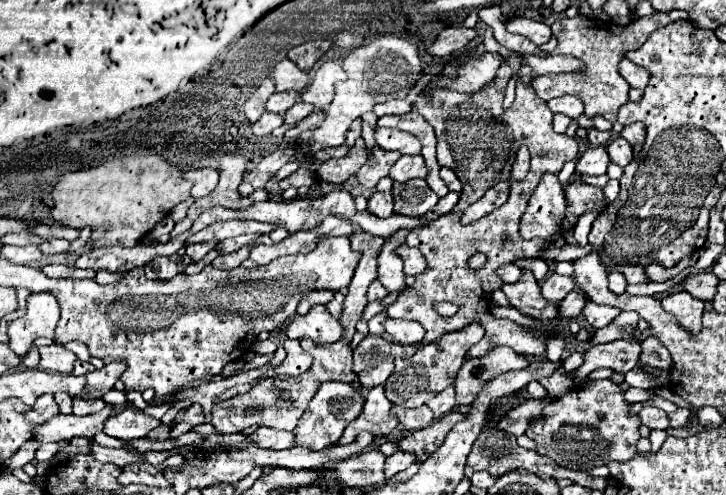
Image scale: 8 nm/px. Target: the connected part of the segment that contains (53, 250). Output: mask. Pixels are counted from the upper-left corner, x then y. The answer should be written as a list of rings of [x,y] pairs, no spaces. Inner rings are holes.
[[[55,239],[43,242],[39,245],[39,249],[45,256],[65,253],[69,248],[70,243],[64,239]]]

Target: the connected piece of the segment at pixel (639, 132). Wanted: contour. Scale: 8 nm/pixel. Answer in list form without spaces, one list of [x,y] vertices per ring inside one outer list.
[[[644,123],[626,125],[624,131],[622,131],[622,137],[632,145],[634,155],[638,155],[640,149],[642,149],[642,145],[644,145],[644,139],[646,139],[646,127],[644,127]]]

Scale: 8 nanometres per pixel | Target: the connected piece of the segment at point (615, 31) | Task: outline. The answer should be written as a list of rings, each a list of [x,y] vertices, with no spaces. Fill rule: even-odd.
[[[670,11],[670,13],[656,13],[656,17],[642,17],[638,21],[632,21],[628,27],[620,27],[616,23],[610,21],[594,21],[594,19],[586,19],[582,15],[576,15],[572,19],[564,17],[560,21],[556,21],[552,25],[552,33],[558,39],[558,47],[554,49],[554,53],[566,53],[566,55],[574,55],[578,59],[582,59],[586,63],[586,71],[580,75],[544,75],[544,77],[536,77],[534,79],[534,89],[536,93],[548,101],[554,97],[562,97],[568,93],[576,93],[576,97],[580,97],[584,101],[584,115],[586,117],[596,117],[602,115],[608,121],[616,121],[618,109],[628,103],[628,91],[630,85],[624,83],[624,79],[618,73],[618,63],[626,57],[628,51],[634,51],[638,47],[644,45],[644,41],[648,39],[648,35],[652,31],[656,31],[658,27],[664,27],[672,21],[690,21],[690,15],[686,11]]]

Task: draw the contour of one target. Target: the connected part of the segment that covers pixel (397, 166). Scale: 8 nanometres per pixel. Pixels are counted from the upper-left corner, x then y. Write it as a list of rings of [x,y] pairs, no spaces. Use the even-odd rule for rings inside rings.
[[[402,155],[390,169],[390,177],[392,181],[398,181],[398,183],[406,183],[410,179],[416,179],[416,177],[426,177],[428,171],[426,171],[426,165],[424,165],[424,157],[422,155]]]

